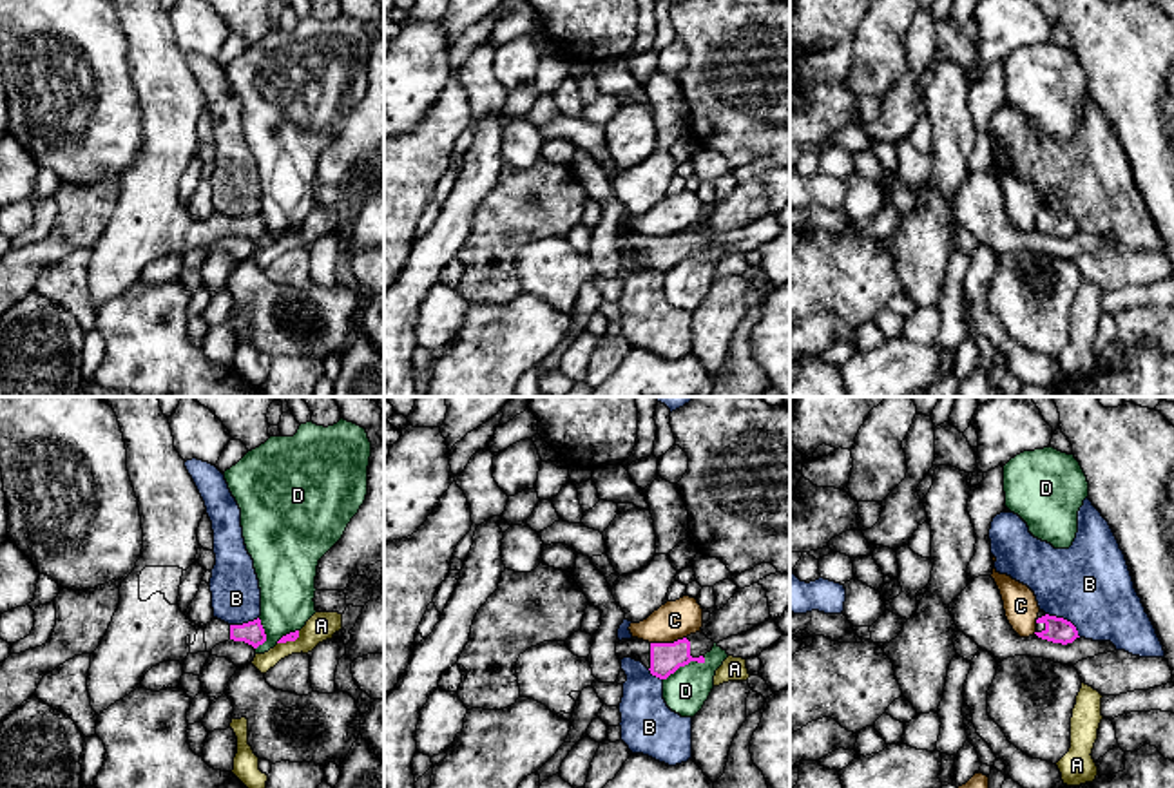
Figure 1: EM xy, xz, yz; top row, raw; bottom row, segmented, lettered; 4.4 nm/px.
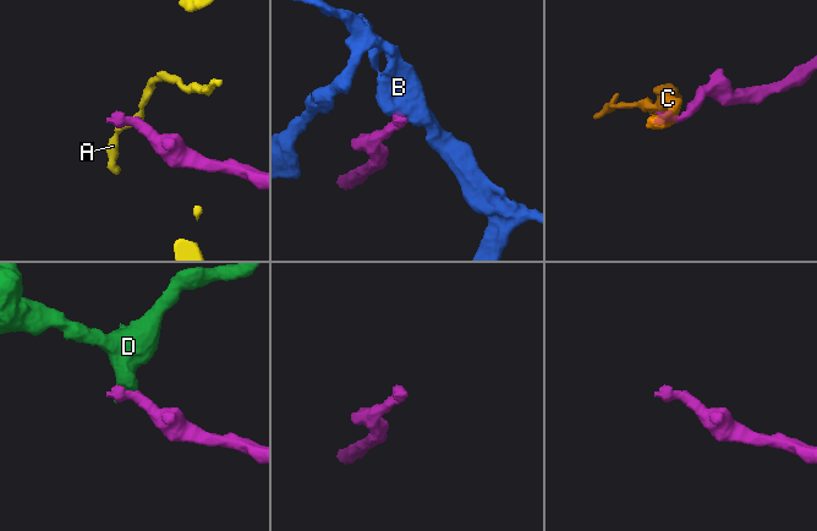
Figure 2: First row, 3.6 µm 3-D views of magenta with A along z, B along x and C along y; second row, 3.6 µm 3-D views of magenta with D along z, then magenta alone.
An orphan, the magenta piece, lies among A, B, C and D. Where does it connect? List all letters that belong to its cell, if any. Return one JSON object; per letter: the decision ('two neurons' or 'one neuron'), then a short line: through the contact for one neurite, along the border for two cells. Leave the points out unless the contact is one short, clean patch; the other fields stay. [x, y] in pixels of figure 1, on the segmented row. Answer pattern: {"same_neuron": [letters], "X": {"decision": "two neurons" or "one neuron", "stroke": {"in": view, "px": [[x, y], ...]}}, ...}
{"same_neuron": [], "A": {"decision": "two neurons", "stroke": {"in": "xy", "px": [[299, 631], [294, 640], [278, 643]]}}, "B": {"decision": "two neurons", "stroke": {"in": "yz", "px": [[1046, 613], [1066, 618], [1080, 636]]}}, "C": {"decision": "two neurons", "stroke": {"in": "xz", "px": [[685, 636], [674, 642], [651, 643]]}}, "D": {"decision": "two neurons", "stroke": {"in": "xz", "px": [[705, 658], [680, 665], [663, 680]]}}}

